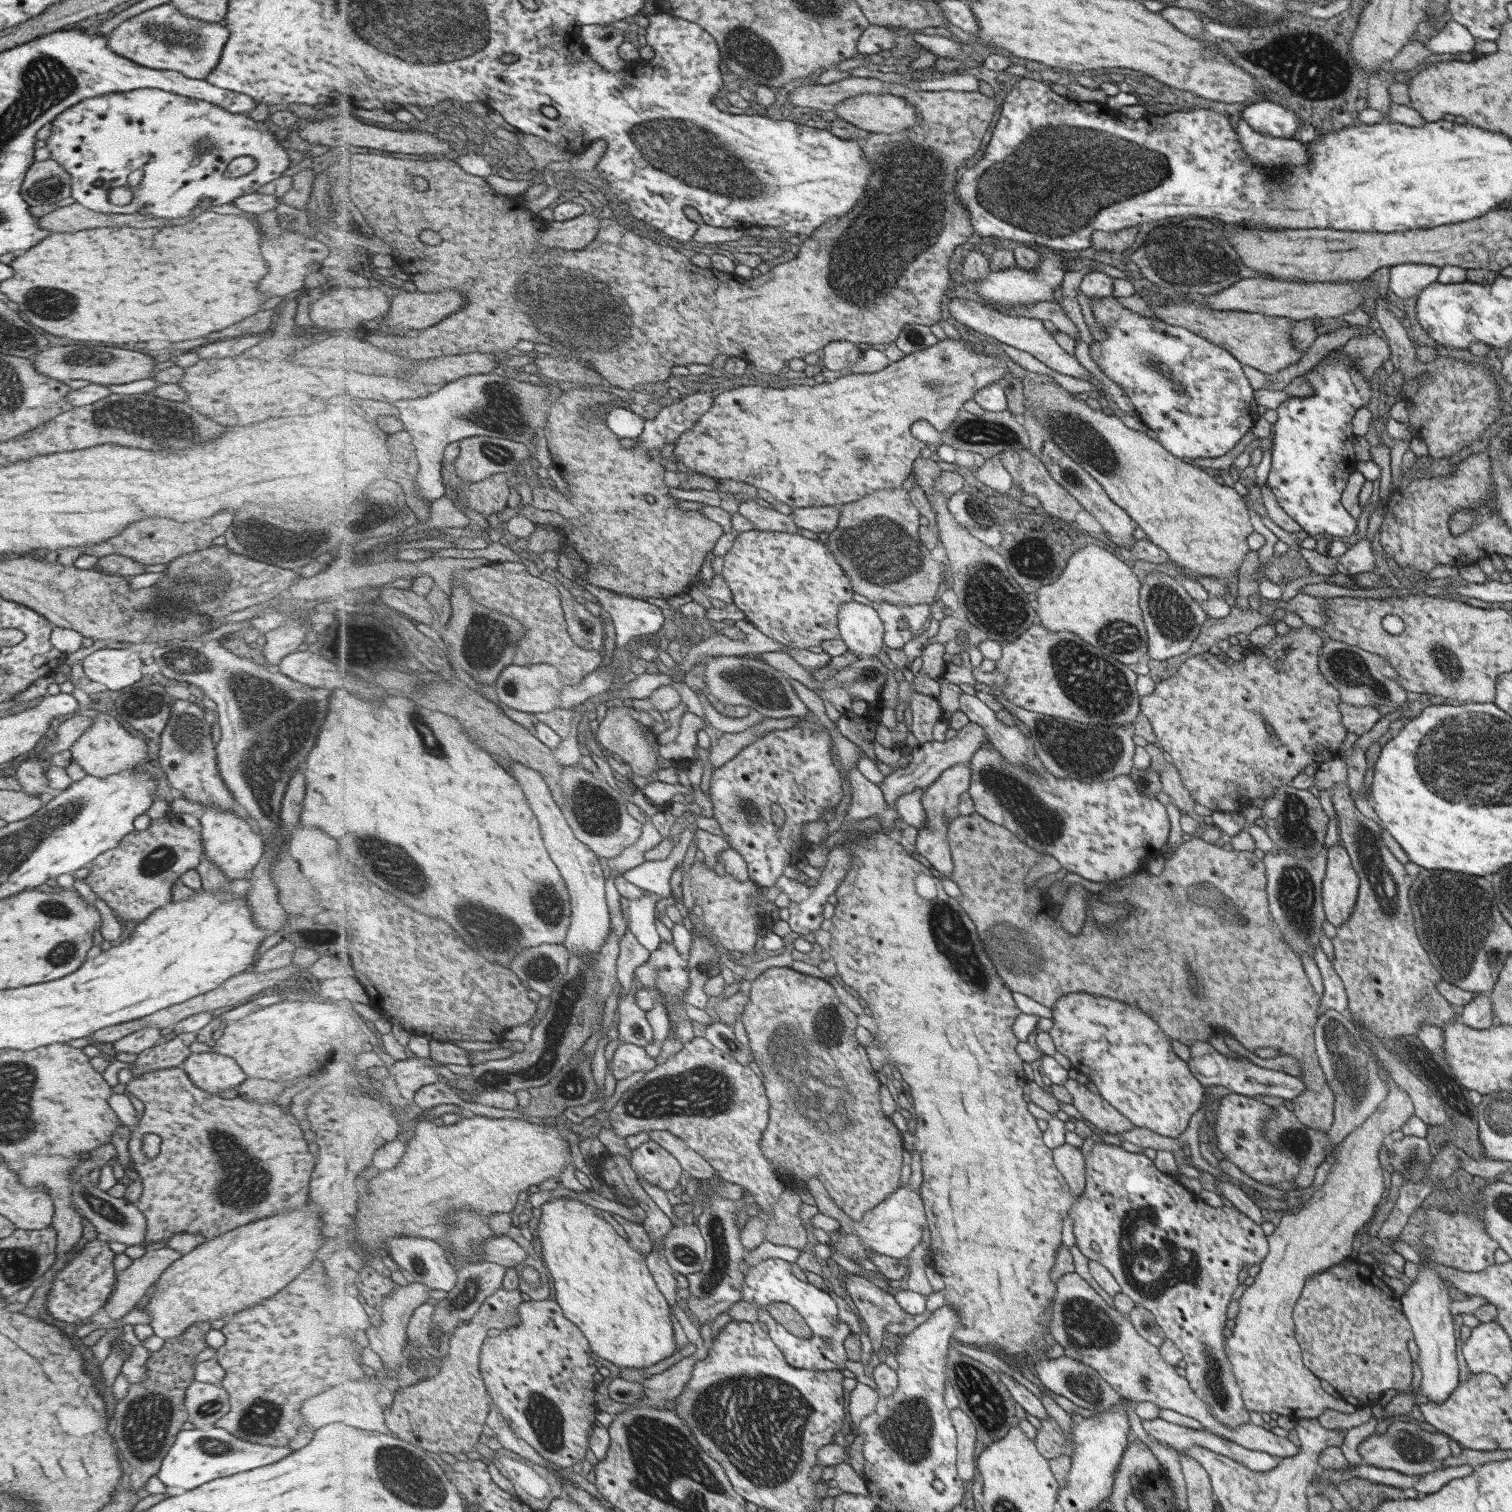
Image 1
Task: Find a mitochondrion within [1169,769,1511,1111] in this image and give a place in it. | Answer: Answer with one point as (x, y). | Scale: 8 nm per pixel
(1447, 913)

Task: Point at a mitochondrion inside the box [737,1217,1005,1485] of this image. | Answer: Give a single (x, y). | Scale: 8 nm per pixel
(908, 1428)

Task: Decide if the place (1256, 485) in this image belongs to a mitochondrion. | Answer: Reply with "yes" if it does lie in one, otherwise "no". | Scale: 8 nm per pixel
no

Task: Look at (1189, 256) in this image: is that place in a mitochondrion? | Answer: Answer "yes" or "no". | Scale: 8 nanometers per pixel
yes

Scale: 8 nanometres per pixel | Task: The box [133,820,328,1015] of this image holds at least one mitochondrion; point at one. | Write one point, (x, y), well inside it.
(159, 860)

